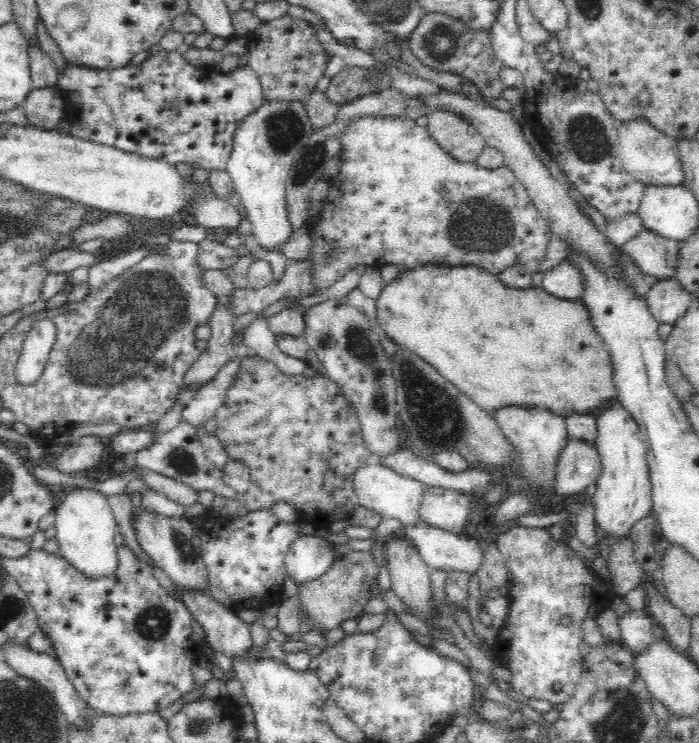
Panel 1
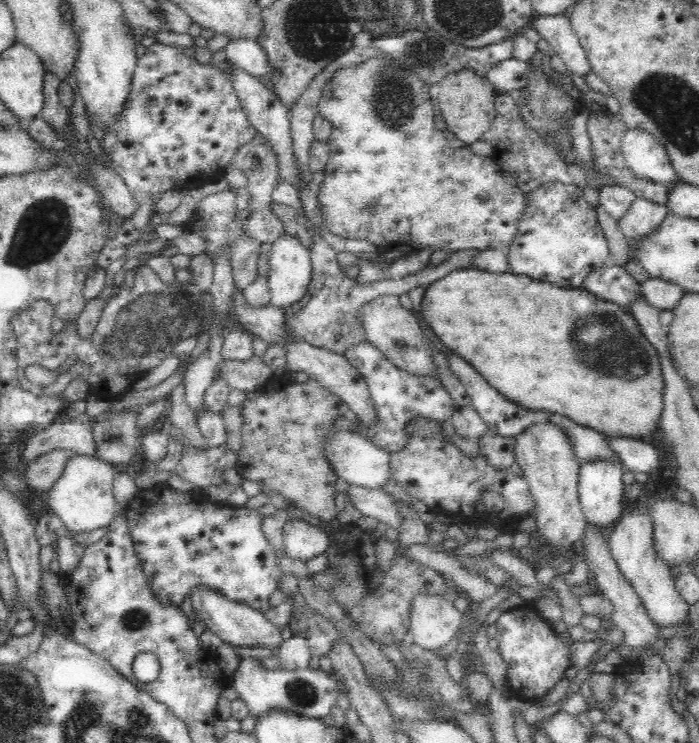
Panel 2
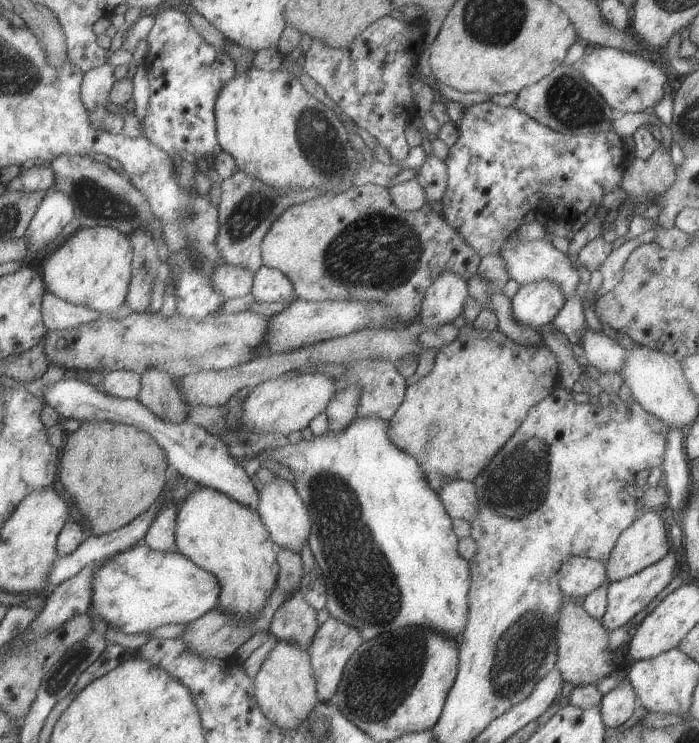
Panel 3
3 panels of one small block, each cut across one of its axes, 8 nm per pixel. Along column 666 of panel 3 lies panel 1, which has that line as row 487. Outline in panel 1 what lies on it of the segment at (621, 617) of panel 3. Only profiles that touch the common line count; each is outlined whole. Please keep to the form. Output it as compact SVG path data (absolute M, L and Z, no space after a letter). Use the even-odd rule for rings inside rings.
M571 436L566 438L566 446L560 450L556 468L554 468L554 491L558 496L572 496L584 492L588 484L592 484L600 476L600 455L592 442L576 440Z

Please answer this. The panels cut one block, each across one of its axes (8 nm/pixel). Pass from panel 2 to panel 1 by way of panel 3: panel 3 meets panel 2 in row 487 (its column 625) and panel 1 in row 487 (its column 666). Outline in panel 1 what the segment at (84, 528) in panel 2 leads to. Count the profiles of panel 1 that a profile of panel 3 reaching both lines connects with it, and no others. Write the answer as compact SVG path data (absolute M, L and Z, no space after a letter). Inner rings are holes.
M69 488L64 491L54 512L58 555L90 579L103 579L113 575L118 566L117 547L114 543L117 526L106 496L88 488Z

